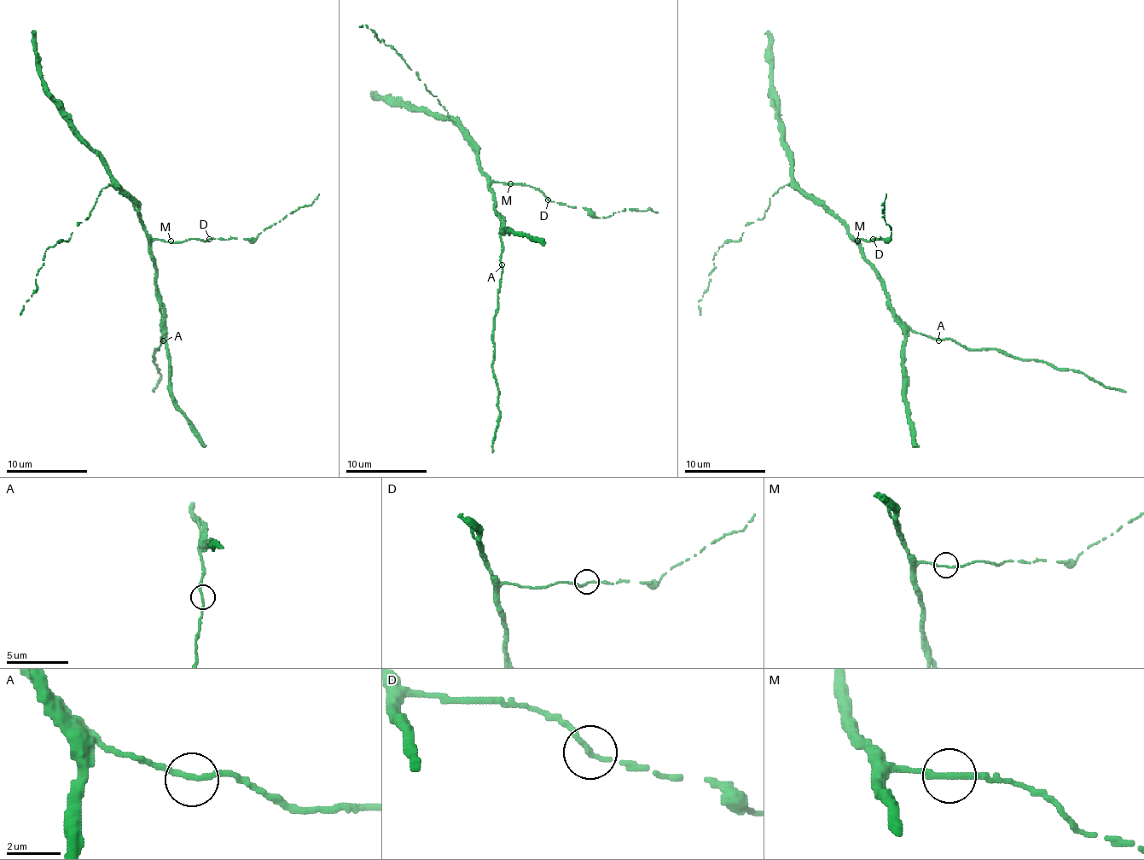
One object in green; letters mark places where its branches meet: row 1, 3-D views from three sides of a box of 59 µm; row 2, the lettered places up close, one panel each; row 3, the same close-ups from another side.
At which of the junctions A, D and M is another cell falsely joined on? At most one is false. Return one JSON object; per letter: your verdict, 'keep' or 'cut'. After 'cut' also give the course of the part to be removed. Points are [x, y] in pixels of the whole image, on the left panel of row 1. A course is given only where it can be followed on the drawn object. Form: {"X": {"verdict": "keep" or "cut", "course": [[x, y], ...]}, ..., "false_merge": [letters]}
{"A": {"verdict": "keep"}, "D": {"verdict": "keep"}, "M": {"verdict": "keep"}, "false_merge": []}

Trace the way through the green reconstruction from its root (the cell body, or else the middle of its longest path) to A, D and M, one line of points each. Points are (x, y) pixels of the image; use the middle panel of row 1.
A: (491, 192), (500, 220), (502, 264)
D: (491, 192), (490, 186), (494, 182), (524, 183), (537, 188), (548, 200)
M: (491, 192), (490, 186), (494, 182), (510, 183)

